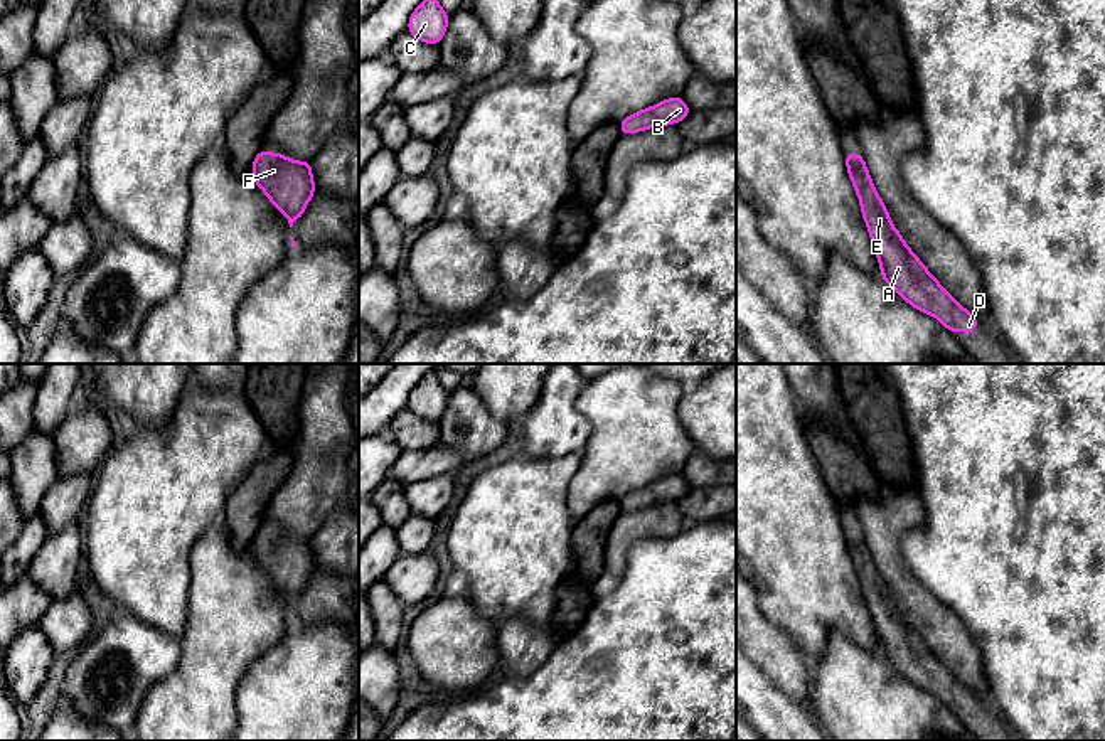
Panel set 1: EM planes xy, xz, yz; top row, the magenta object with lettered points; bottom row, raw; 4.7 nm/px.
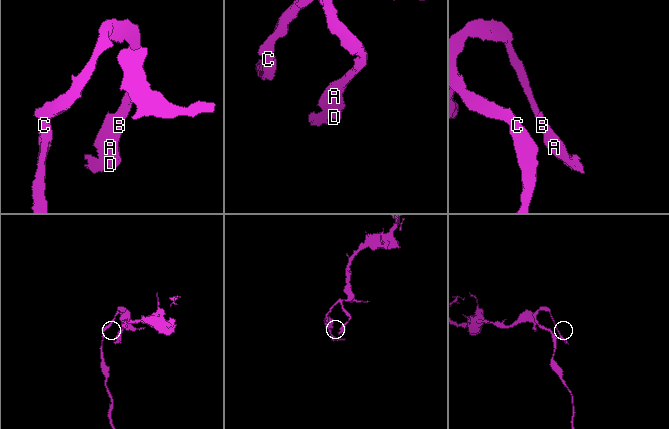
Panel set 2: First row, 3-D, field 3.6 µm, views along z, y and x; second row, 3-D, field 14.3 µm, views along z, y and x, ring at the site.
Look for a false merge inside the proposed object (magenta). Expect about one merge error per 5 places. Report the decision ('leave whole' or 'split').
leave whole

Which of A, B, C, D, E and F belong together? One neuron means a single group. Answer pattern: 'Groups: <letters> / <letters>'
Groups: A B C D E F

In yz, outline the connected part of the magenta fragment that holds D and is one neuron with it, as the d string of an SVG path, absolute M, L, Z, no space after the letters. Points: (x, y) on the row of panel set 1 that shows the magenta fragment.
M844 153L847 172L861 202L861 212L881 264L881 278L913 308L937 318L955 335L955 328L974 332L980 322L935 280L896 231L861 153Z

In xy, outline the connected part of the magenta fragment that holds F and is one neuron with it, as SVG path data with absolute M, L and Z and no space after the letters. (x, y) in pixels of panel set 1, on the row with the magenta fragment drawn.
M261 148L251 172L256 185L273 202L275 209L286 216L291 227L305 214L305 207L315 194L312 162L296 162Z

